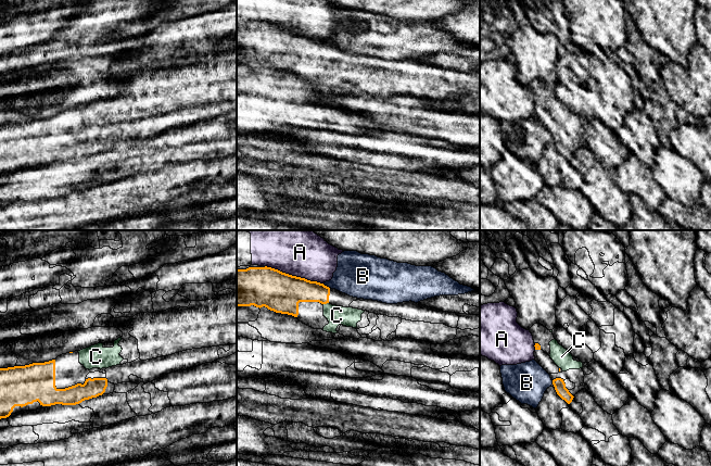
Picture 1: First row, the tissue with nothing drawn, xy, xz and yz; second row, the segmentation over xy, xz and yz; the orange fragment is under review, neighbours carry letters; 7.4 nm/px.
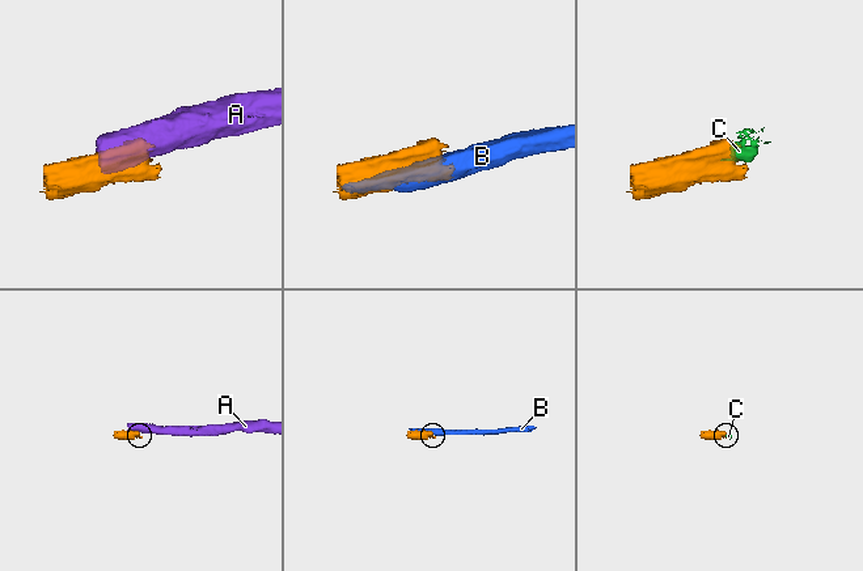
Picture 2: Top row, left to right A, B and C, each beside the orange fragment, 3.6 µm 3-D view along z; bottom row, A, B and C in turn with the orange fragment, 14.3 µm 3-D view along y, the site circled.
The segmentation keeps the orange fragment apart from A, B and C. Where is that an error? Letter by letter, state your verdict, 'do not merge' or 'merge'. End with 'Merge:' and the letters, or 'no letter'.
A: do not merge
B: do not merge
C: merge
Merge: C

